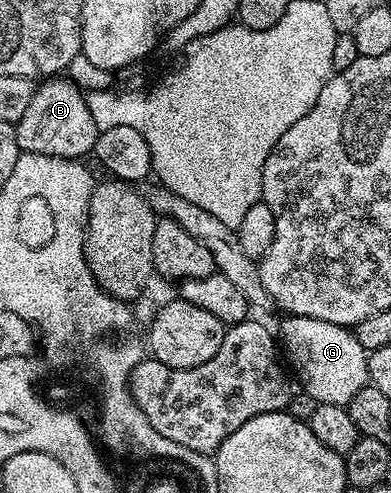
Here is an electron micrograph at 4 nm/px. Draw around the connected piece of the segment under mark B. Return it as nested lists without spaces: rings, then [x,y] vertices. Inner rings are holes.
[[[48,78],[37,87],[36,93],[30,98],[30,106],[26,106],[26,114],[16,125],[16,137],[21,152],[30,154],[46,154],[59,160],[80,160],[91,153],[96,146],[96,139],[101,131],[97,128],[94,118],[90,118],[90,106],[86,106],[86,95],[76,84],[64,78]]]

